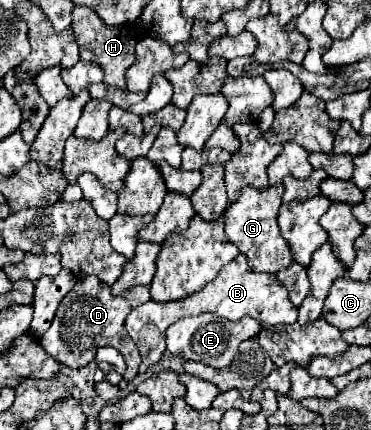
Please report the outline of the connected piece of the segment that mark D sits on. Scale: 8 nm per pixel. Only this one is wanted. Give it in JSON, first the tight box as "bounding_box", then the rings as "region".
{"bounding_box":[40,277,152,381],"region":[[[96,277],[80,279],[74,285],[74,289],[62,299],[50,329],[40,339],[40,345],[56,361],[60,361],[62,365],[74,367],[74,369],[80,369],[80,353],[94,351],[94,349],[104,347],[104,345],[114,347],[114,349],[118,349],[124,355],[126,365],[128,365],[128,369],[124,373],[124,379],[132,381],[136,377],[136,373],[138,373],[140,353],[136,351],[136,345],[132,343],[132,339],[128,339],[128,333],[126,333],[126,327],[124,327],[124,319],[128,317],[128,313],[132,309],[136,309],[138,305],[142,305],[142,303],[146,303],[150,299],[152,299],[150,297],[150,287],[144,287],[144,285],[132,287],[128,291],[124,291],[124,295],[112,297],[110,287],[100,283]]]}

